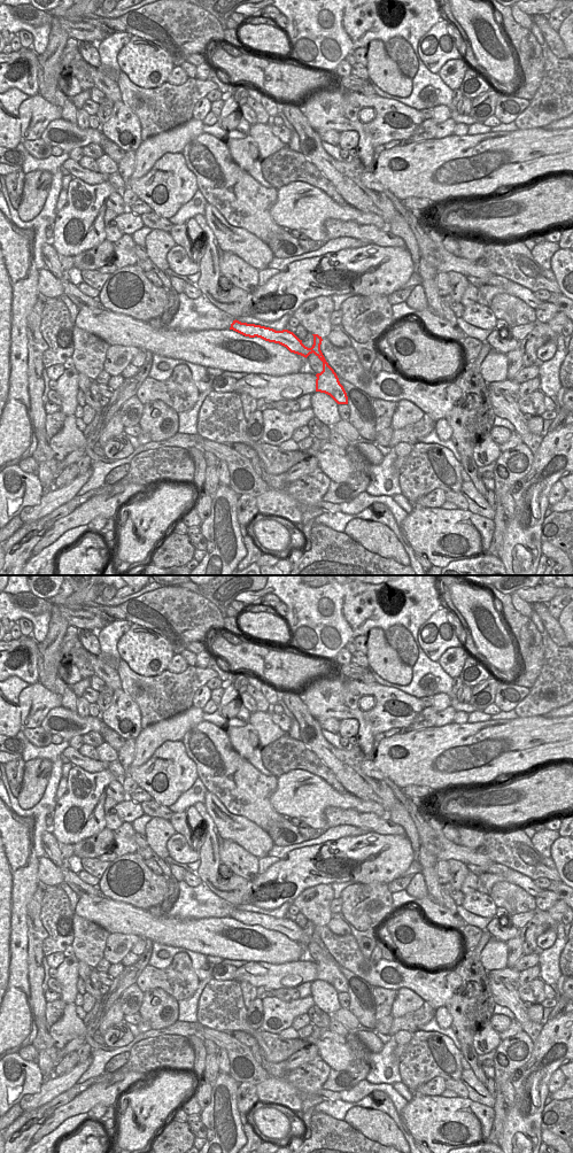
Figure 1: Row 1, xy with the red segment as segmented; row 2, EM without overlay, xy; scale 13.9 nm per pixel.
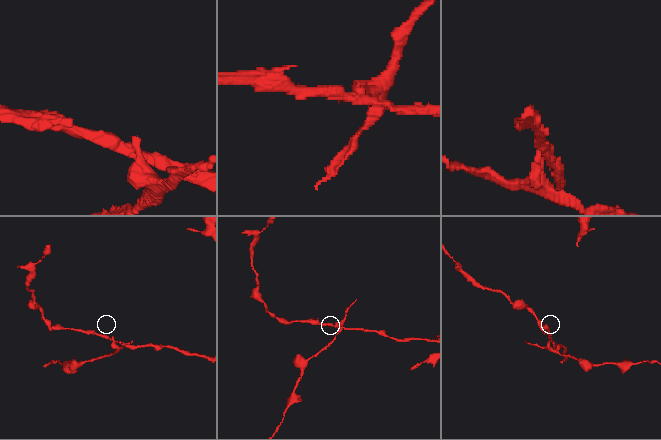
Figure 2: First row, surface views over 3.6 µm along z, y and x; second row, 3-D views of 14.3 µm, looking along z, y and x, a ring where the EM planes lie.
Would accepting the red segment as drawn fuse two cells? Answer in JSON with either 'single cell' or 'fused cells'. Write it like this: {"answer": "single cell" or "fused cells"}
{"answer": "fused cells"}

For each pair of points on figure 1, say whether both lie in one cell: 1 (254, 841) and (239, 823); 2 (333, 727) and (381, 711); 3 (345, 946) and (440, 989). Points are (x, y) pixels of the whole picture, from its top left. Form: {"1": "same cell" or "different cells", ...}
{"1": "same cell", "2": "different cells", "3": "same cell"}

